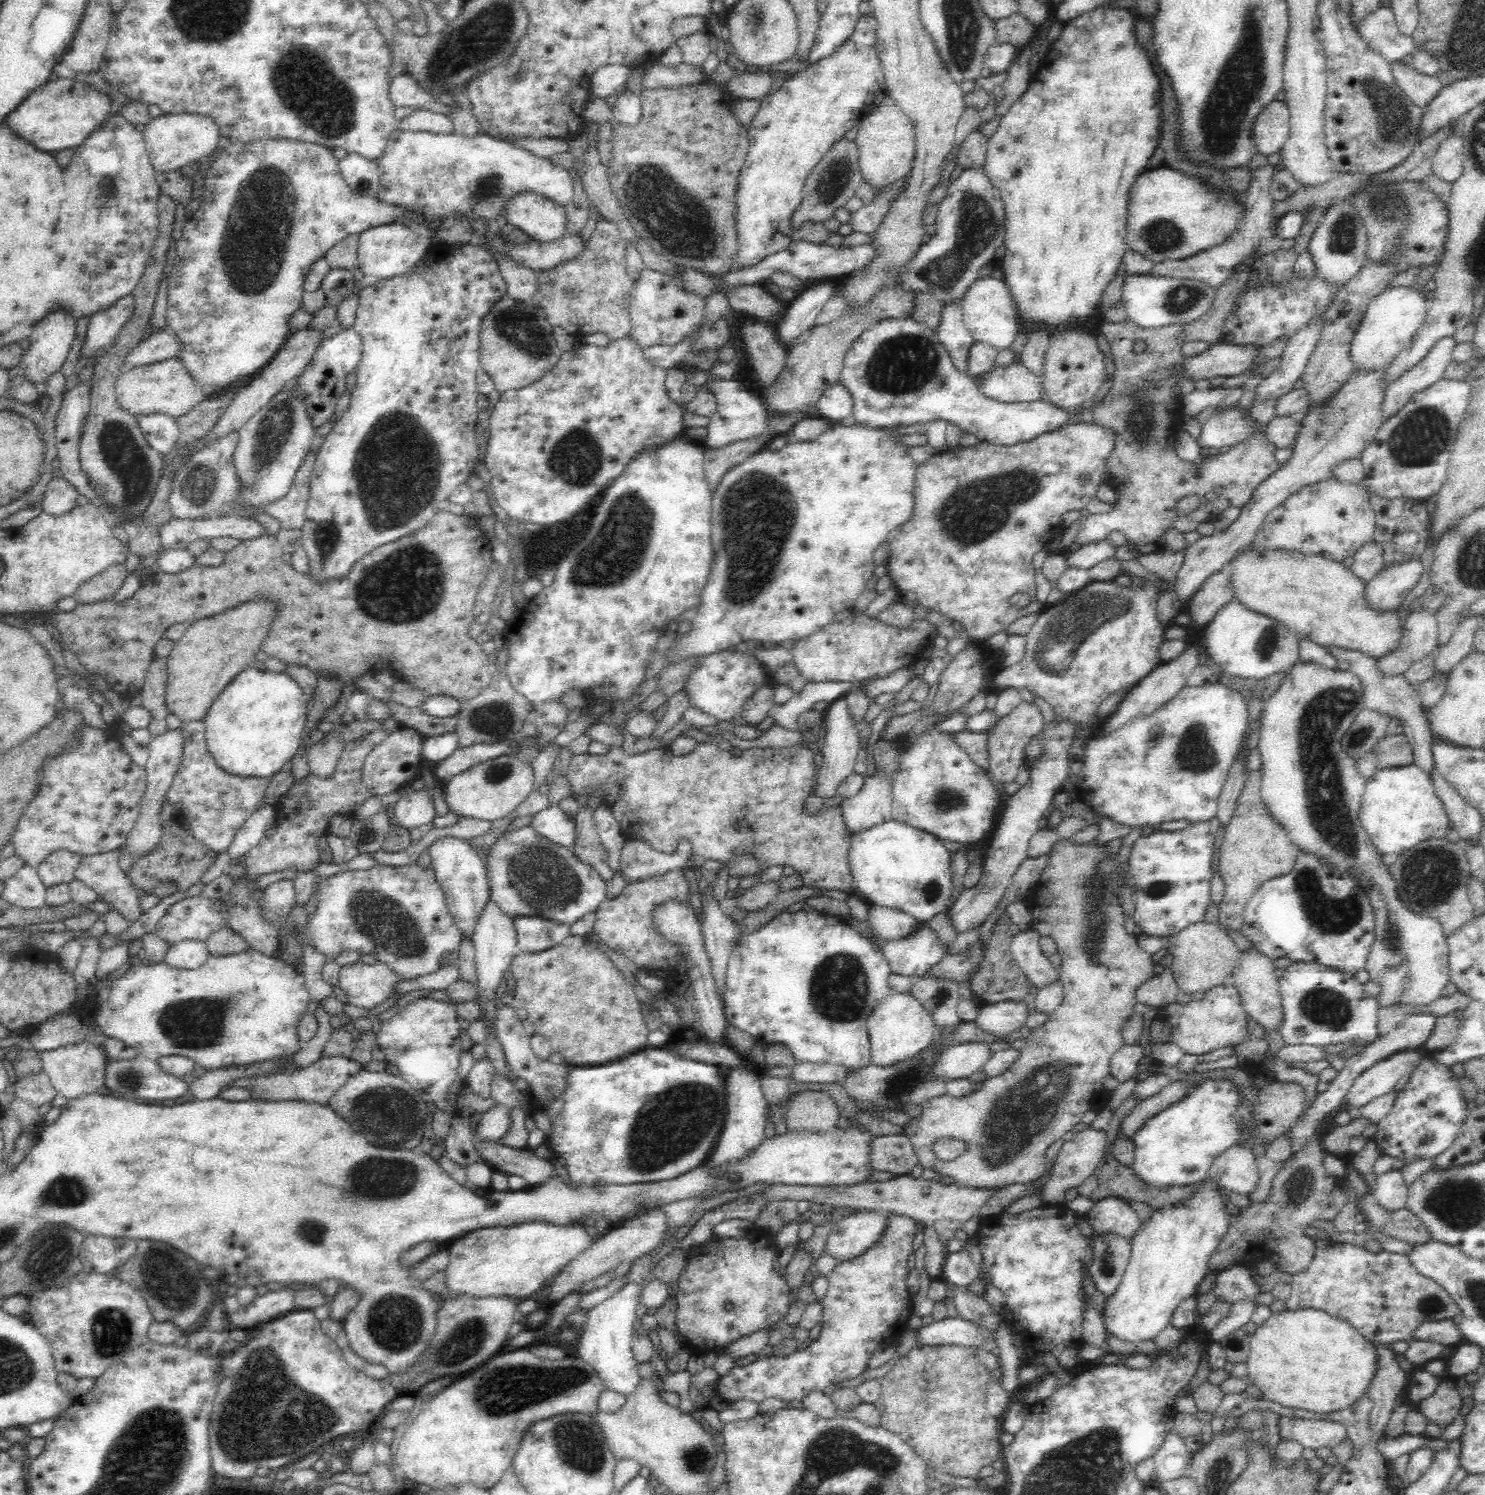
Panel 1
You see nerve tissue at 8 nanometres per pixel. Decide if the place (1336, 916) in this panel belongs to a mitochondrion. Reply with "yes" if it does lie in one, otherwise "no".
yes

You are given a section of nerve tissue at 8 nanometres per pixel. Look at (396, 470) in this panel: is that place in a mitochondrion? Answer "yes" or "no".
yes

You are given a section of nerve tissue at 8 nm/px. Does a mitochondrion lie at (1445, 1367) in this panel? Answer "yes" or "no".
no

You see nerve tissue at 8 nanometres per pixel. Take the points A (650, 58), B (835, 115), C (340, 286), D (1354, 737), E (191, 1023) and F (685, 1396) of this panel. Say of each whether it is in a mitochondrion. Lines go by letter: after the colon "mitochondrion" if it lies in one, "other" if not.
A: other
B: other
C: mitochondrion
D: mitochondrion
E: mitochondrion
F: other

